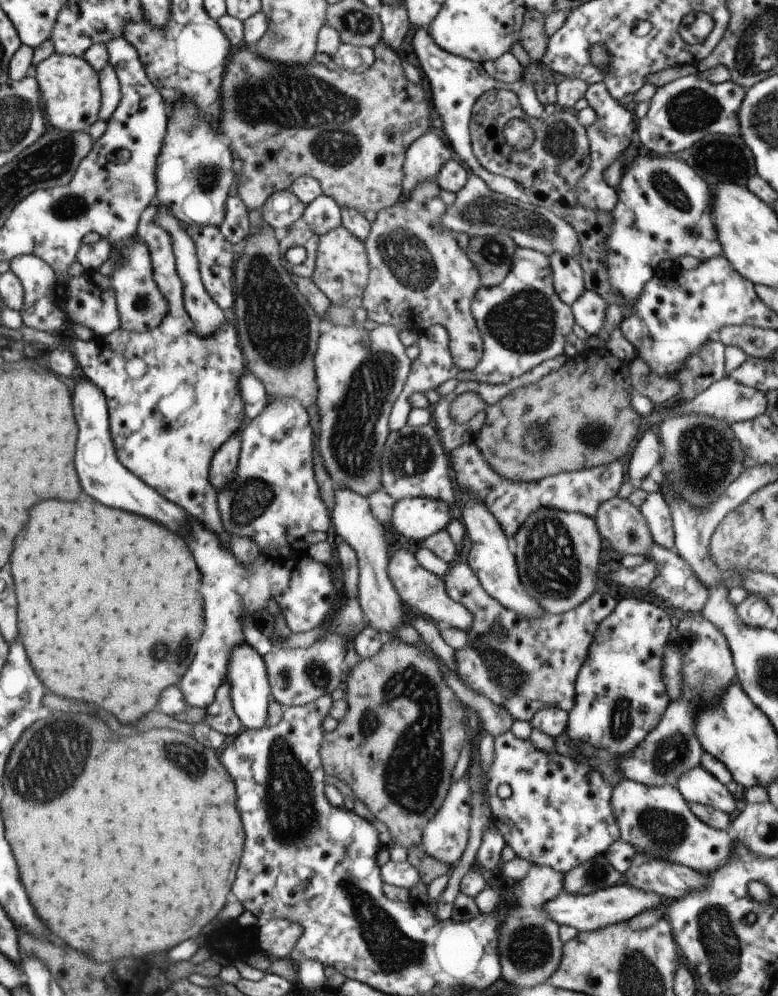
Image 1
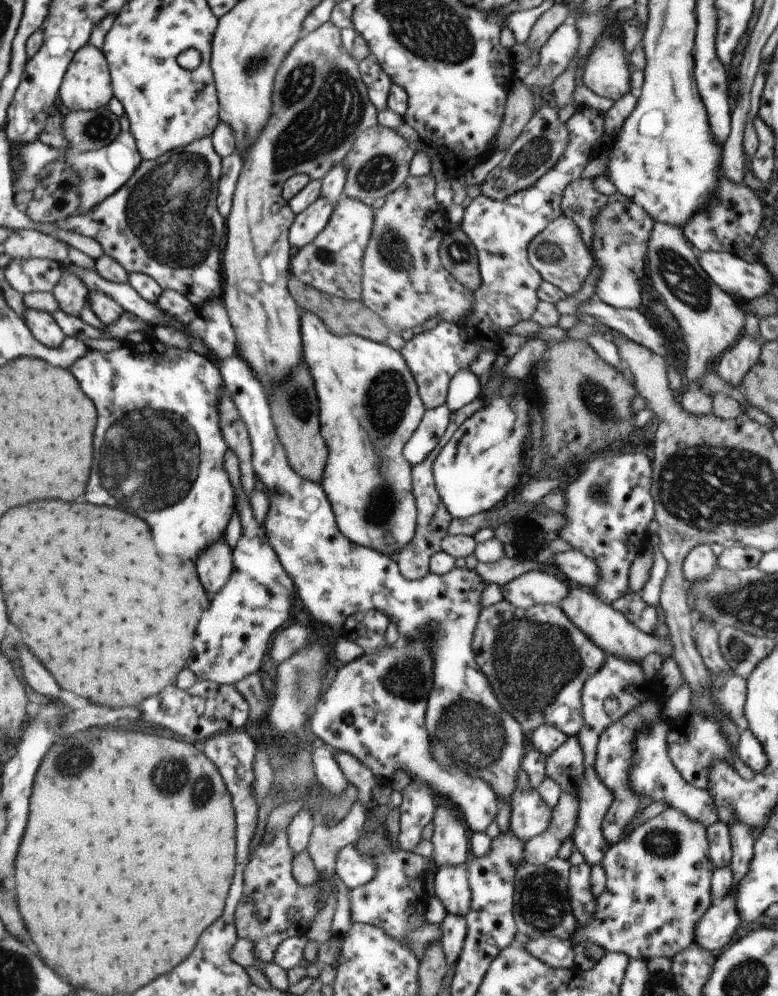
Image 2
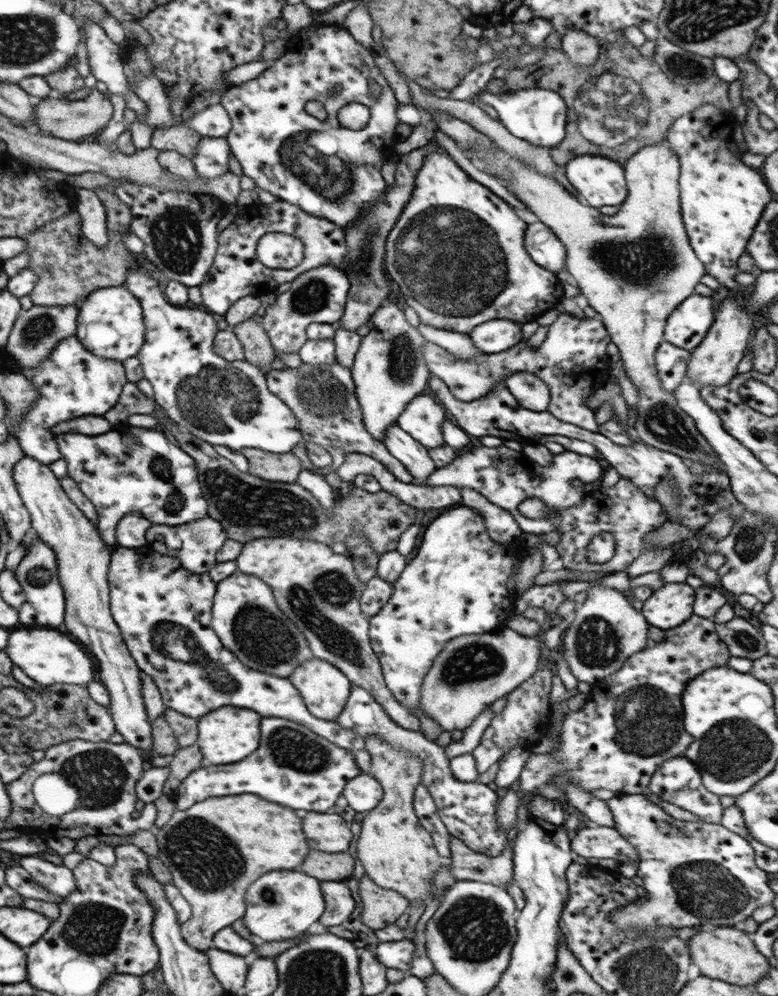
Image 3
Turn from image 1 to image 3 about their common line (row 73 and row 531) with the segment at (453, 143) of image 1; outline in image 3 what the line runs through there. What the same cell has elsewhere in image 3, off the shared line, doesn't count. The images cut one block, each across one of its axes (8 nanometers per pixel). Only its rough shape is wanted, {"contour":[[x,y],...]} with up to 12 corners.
{"contour":[[466,503],[367,618],[406,710],[445,643],[504,627],[513,563]]}

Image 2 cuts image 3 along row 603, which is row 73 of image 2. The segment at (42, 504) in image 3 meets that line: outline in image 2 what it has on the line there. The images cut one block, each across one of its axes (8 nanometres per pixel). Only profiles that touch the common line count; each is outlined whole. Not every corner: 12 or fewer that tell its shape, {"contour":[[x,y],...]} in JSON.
{"contour":[[101,49],[75,53],[60,88],[61,109],[87,111],[112,100]]}

